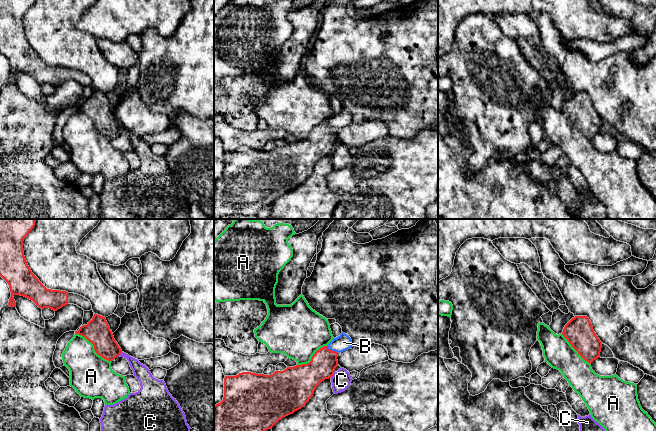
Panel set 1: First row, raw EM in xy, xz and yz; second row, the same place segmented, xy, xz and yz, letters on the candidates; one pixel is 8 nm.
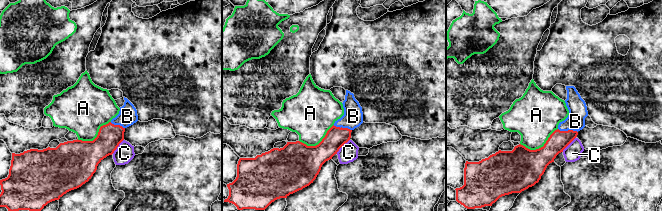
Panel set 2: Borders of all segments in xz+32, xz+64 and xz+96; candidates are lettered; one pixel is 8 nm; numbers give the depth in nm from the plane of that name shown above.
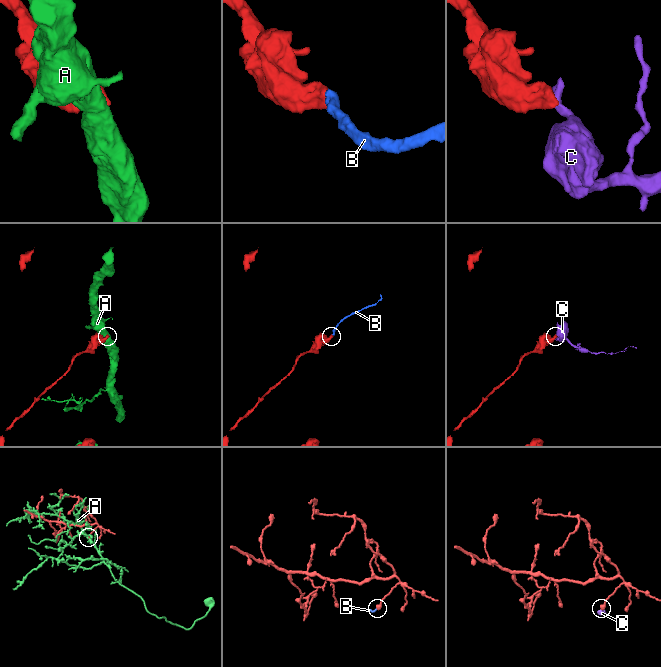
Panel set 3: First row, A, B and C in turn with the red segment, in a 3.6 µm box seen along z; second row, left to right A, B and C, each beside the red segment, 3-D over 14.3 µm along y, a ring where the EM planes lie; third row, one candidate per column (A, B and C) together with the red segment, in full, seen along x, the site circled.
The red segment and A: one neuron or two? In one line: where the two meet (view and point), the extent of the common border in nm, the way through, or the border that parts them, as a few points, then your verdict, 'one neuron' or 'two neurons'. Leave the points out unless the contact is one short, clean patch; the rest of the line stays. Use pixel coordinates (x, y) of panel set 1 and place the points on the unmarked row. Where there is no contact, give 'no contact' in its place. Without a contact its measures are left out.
meets red in xy at (94, 123); contact 380 nm long; two neurons

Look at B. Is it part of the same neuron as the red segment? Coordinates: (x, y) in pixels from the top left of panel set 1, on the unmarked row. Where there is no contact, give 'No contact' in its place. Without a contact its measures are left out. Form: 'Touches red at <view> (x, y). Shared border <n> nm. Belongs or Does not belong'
Touches red at xz (332, 127). Shared border 110 nm. Belongs

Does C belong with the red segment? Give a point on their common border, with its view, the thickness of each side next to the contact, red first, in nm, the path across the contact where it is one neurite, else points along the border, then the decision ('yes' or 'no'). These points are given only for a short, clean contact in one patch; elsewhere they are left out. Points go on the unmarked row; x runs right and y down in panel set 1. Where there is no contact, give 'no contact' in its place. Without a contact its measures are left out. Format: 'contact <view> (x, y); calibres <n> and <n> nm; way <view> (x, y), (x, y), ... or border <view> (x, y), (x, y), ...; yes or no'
contact xz (332, 151); calibres 260 and 150 nm; border xz (334, 149), (331, 154); no

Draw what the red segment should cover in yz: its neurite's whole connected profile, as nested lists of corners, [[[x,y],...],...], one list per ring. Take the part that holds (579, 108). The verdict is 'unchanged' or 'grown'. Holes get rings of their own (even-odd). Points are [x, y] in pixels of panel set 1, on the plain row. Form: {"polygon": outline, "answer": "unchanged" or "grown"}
{"polygon": [[[575,92],[564,103],[562,111],[588,139],[599,134],[602,118],[587,92]]], "answer": "unchanged"}

